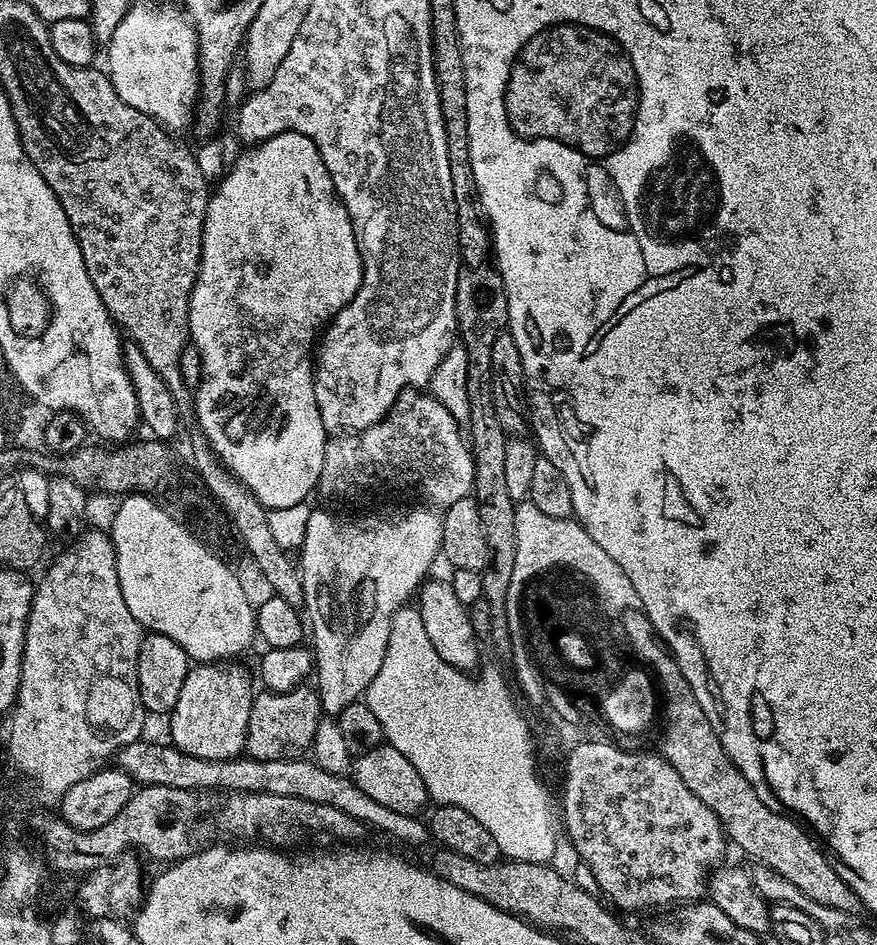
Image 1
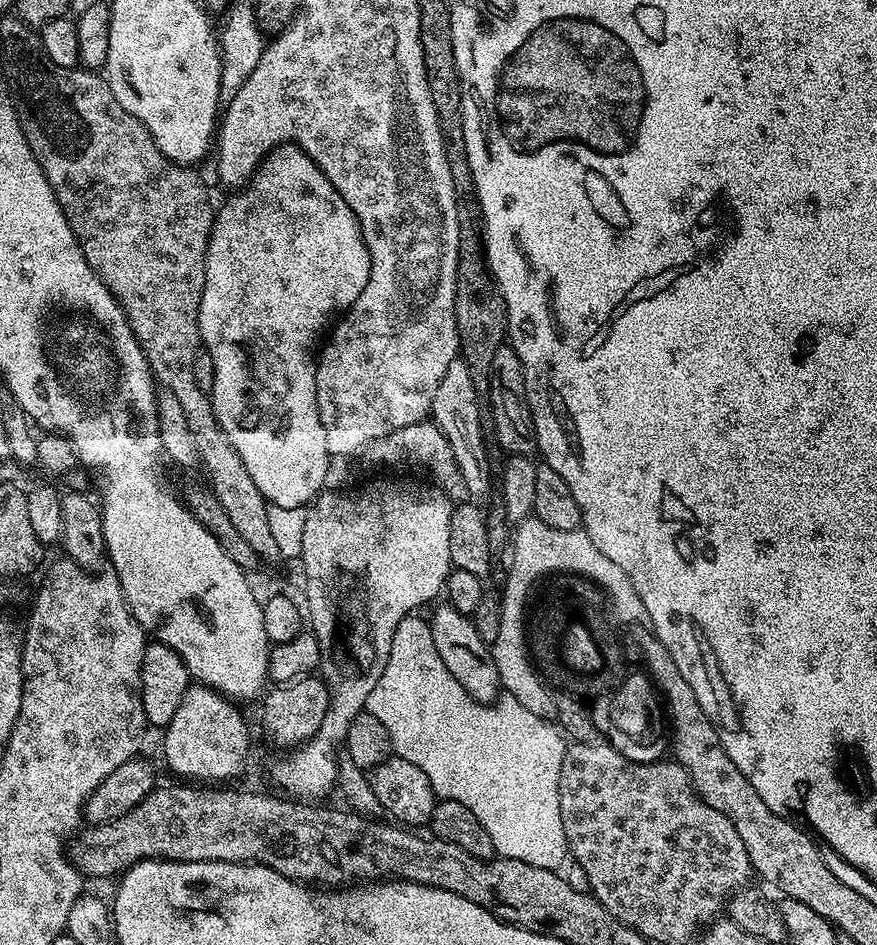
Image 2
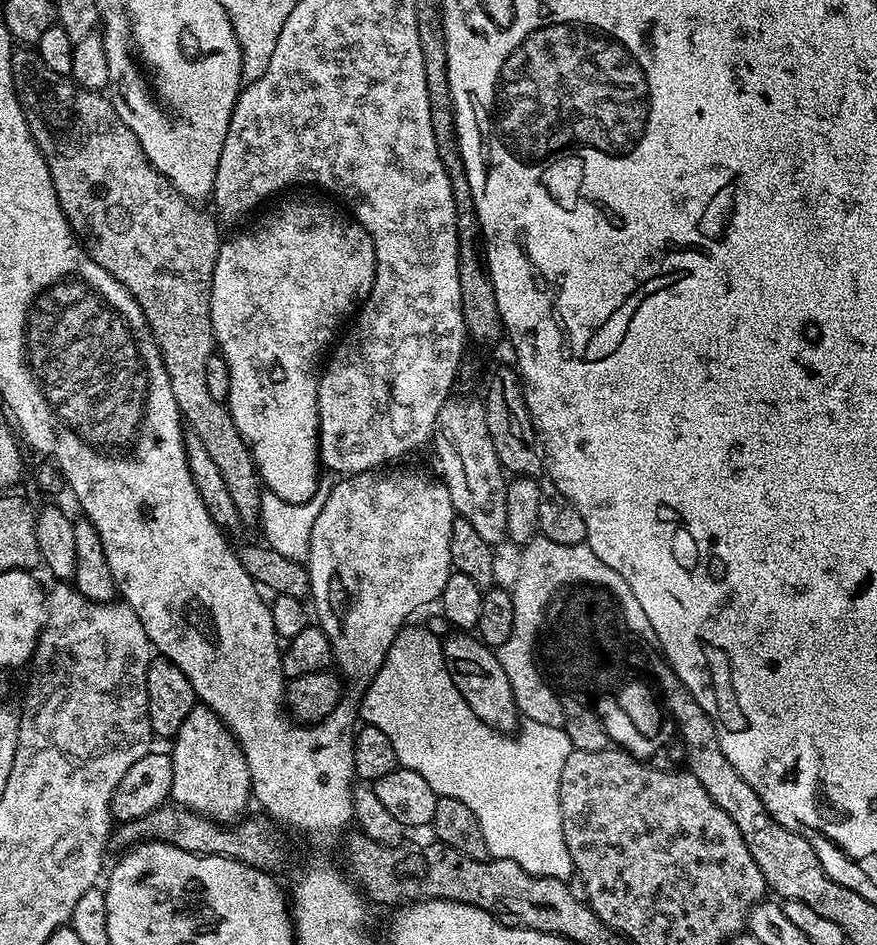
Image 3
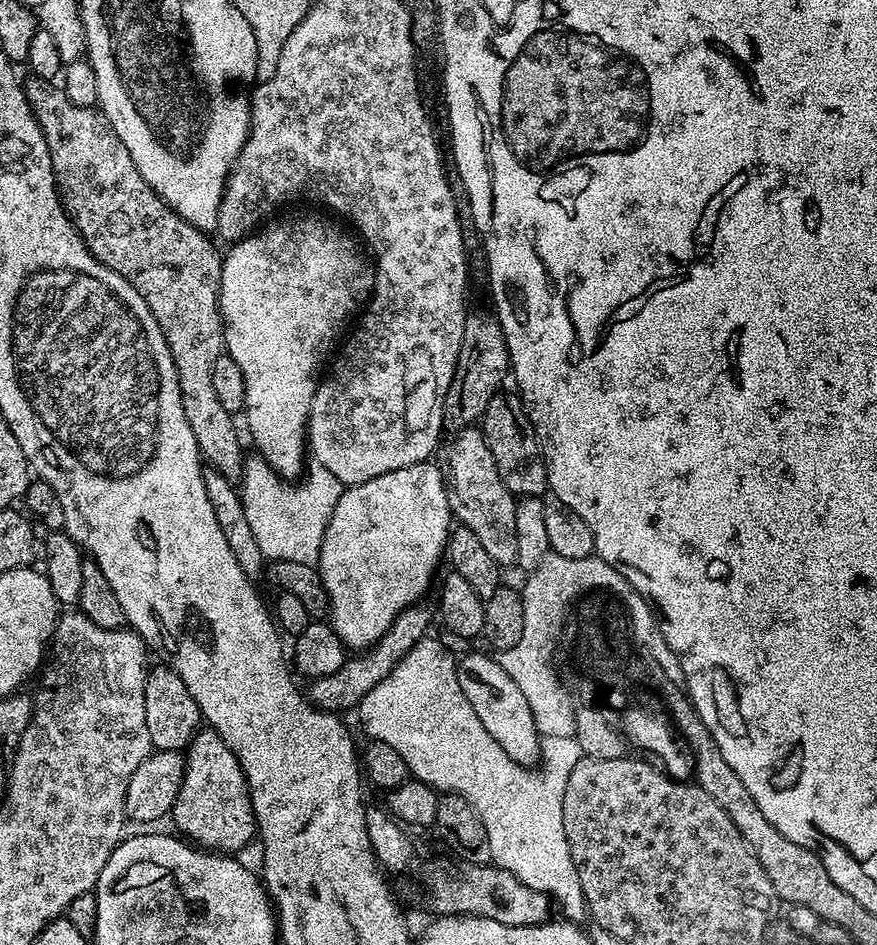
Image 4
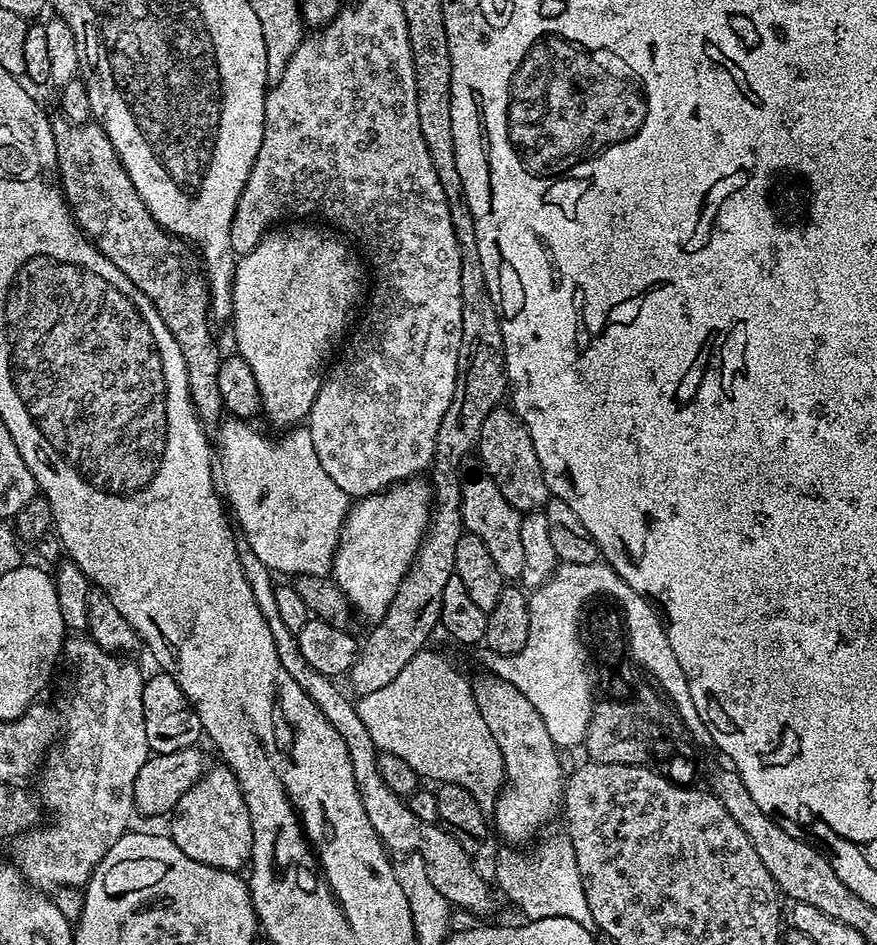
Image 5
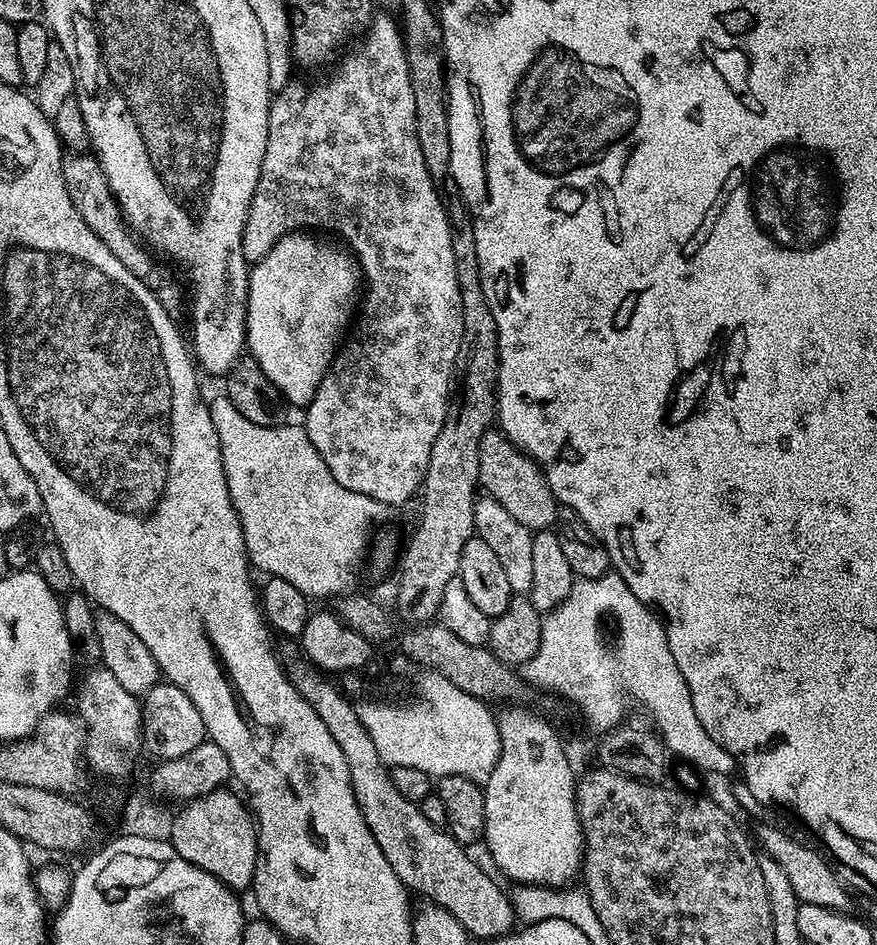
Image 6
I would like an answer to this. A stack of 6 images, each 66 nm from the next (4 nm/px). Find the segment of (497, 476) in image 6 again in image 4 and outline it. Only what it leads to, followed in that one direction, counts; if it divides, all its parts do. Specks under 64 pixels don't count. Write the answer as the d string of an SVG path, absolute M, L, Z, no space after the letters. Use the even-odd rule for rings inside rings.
M501 390L490 398L490 406L486 406L482 417L482 431L490 446L490 454L494 454L494 466L498 466L498 474L502 482L517 498L526 496L543 497L549 491L548 468L541 455L540 440L536 437L536 427L528 420L524 411L524 403L515 391Z

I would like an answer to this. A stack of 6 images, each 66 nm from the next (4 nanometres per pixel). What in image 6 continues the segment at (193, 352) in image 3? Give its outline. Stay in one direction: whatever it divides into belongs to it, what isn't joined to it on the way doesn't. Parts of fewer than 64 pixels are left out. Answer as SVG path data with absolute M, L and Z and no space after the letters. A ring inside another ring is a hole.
M69 155L64 162L64 181L66 190L70 190L70 202L74 202L74 206L78 206L78 214L82 214L82 218L86 218L86 226L90 226L90 230L94 230L94 234L98 234L98 238L102 238L102 242L106 242L106 246L114 253L114 258L118 258L118 262L122 262L122 266L126 266L126 270L130 270L130 274L134 274L144 282L150 291L156 293L158 302L162 302L162 306L169 314L176 314L183 304L185 307L185 289L182 284L182 289L180 289L180 284L176 281L175 274L167 268L167 266L169 267L167 263L164 263L165 265L156 264L155 258L157 259L157 257L141 243L136 233L126 223L124 211L120 209L120 203L116 200L116 195L112 193L112 187L108 184L106 174L95 155Z

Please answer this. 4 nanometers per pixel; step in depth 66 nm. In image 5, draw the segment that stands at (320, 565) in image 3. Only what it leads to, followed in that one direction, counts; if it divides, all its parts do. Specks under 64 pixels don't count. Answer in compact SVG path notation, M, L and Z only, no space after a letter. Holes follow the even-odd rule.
M413 478L402 480L383 492L359 497L349 507L330 576L349 600L357 617L365 616L371 622L379 622L386 614L428 533L433 504L429 481Z

